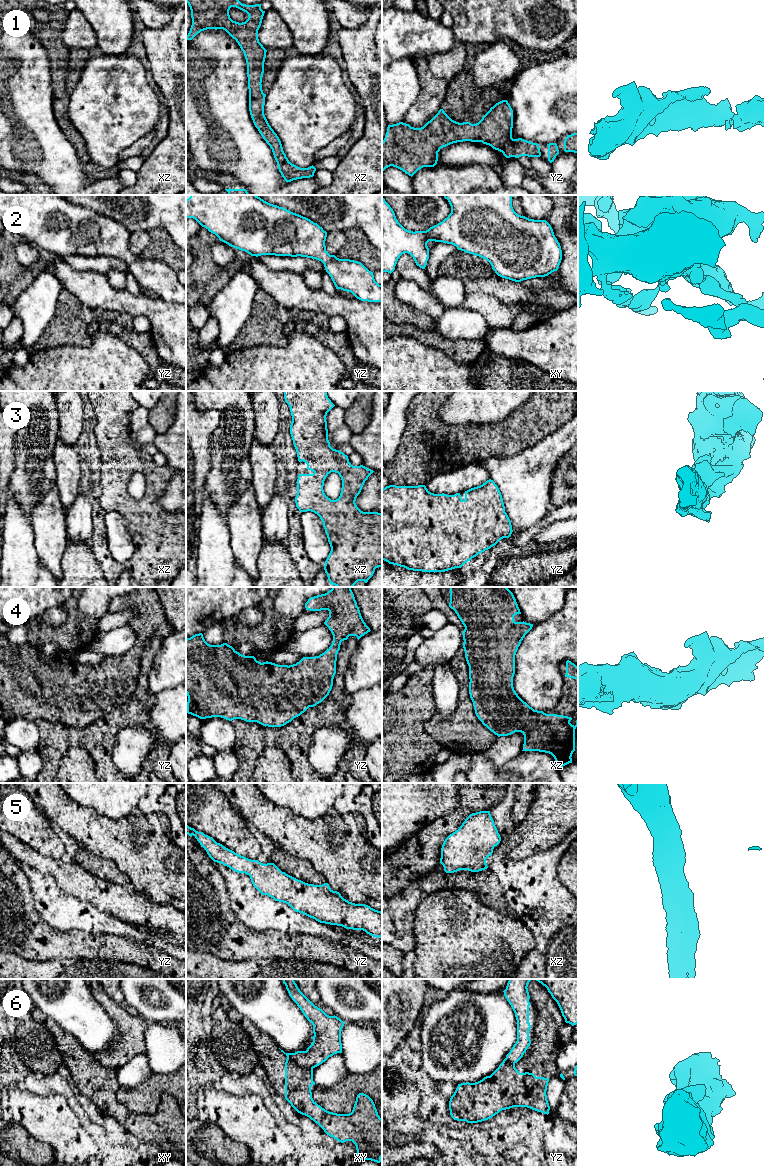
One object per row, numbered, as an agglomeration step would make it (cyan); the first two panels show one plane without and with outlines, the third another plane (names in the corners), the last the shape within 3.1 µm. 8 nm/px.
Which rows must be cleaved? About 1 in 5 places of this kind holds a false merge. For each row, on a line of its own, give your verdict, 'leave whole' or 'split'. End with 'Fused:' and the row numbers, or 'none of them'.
1: leave whole
2: leave whole
3: leave whole
4: leave whole
5: leave whole
6: split
Fused: 6

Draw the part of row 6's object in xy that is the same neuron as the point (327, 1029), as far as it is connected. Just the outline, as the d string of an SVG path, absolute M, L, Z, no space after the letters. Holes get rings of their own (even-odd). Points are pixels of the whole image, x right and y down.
M282 979L283 980L283 983L285 984L286 986L286 989L289 993L289 996L292 998L292 1000L297 1004L297 1006L300 1008L300 1010L302 1011L302 1013L304 1014L304 1016L307 1018L307 1020L309 1022L312 1023L313 1025L313 1033L314 1033L314 1036L312 1037L313 1039L313 1042L312 1044L307 1048L306 1051L297 1051L295 1053L285 1053L283 1050L281 1050L281 1052L283 1052L287 1057L291 1058L296 1064L300 1065L300 1066L303 1066L303 1067L307 1067L307 1068L315 1068L317 1066L319 1066L320 1064L322 1064L323 1062L325 1062L329 1057L333 1056L334 1054L337 1054L337 1053L342 1053L342 1043L341 1043L341 1030L344 1026L344 1022L338 1018L337 1016L329 1016L327 1015L322 1009L318 1008L317 1006L315 1006L301 991L300 989L298 988L297 984L295 983L294 979Z

